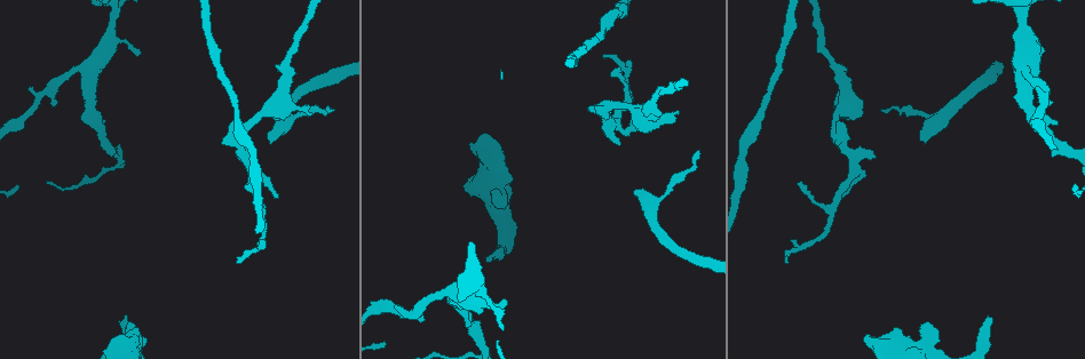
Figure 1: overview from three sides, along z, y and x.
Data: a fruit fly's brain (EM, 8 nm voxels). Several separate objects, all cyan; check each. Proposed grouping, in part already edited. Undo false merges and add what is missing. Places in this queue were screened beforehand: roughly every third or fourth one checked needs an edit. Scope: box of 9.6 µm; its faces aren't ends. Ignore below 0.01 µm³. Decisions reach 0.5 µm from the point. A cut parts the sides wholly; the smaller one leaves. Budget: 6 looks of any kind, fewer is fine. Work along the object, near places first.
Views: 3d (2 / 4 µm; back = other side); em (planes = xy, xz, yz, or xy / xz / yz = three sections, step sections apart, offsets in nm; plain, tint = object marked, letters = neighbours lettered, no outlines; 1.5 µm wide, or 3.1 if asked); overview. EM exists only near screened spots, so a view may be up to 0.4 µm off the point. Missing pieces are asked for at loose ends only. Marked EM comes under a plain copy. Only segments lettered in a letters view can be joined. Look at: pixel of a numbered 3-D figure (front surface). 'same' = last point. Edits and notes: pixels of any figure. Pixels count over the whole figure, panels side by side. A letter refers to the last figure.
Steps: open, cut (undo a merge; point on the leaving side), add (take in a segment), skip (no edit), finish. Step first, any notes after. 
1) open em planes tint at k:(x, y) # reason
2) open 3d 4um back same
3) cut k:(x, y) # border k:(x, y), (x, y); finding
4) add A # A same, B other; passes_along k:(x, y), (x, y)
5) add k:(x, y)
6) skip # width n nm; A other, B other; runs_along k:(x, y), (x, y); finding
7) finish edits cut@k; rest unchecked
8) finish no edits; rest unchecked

open em planes letters at 1:(138, 54) # an open end

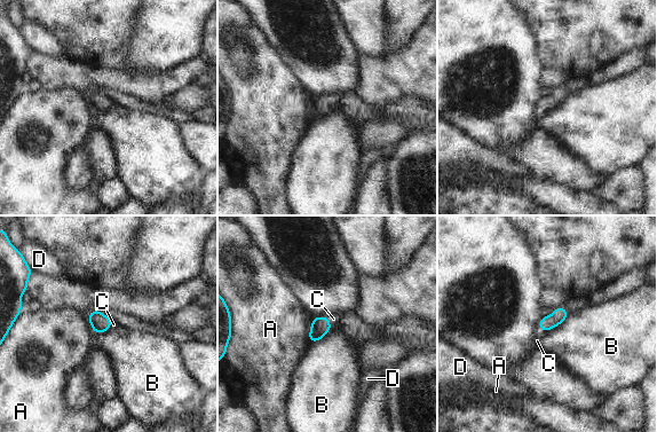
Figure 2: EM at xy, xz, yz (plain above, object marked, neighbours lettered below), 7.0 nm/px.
add C # width 100 nm; A other, B other, C same, D other; passes_along 2:(321, 326), (329, 322), (333, 319); the cell continues

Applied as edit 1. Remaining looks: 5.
open overview

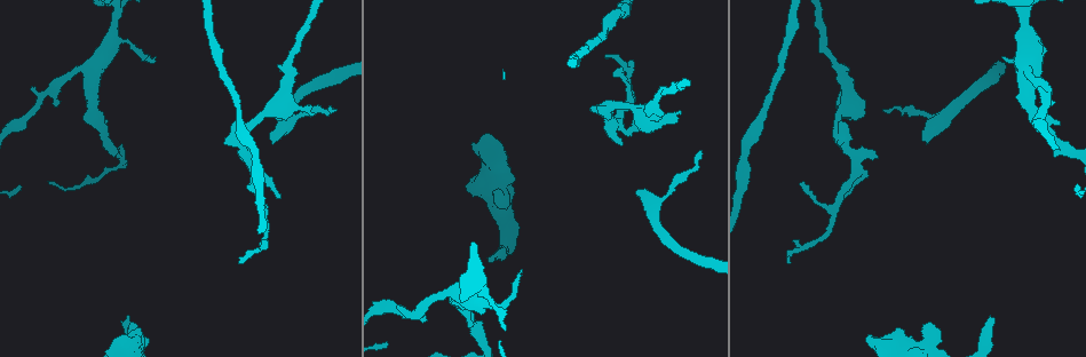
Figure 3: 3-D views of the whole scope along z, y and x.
open em xy step 4 tint at 3:(927, 142) # free end

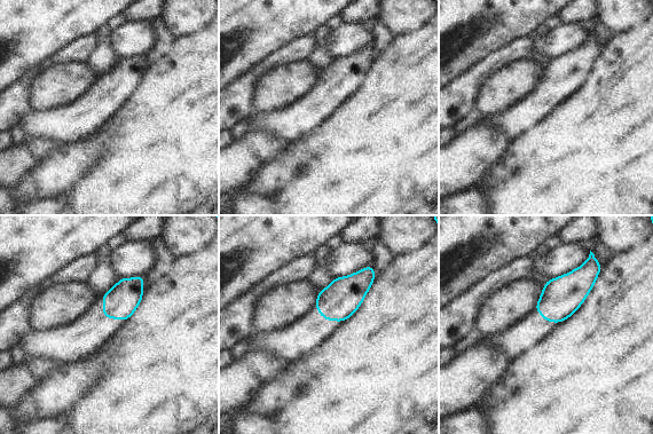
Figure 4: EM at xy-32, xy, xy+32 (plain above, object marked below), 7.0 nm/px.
open em planes letters same

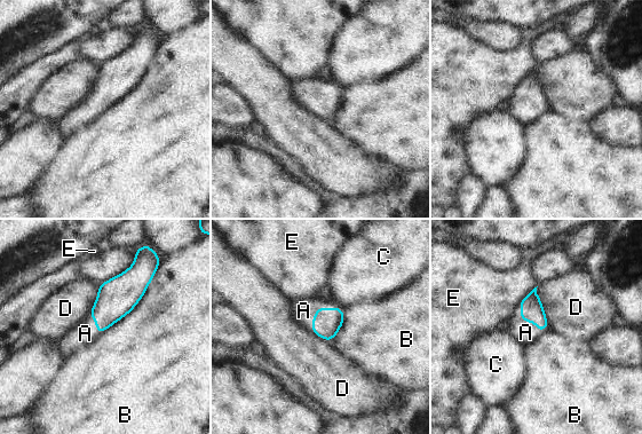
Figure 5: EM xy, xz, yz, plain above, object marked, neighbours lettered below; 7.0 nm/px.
add A # A same, B other, C other, D other, E other; passes_along 5:(326, 322), (317, 308), (303, 310); the cell continues

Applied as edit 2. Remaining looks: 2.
finish edits add@2, add@5; rest unchecked

